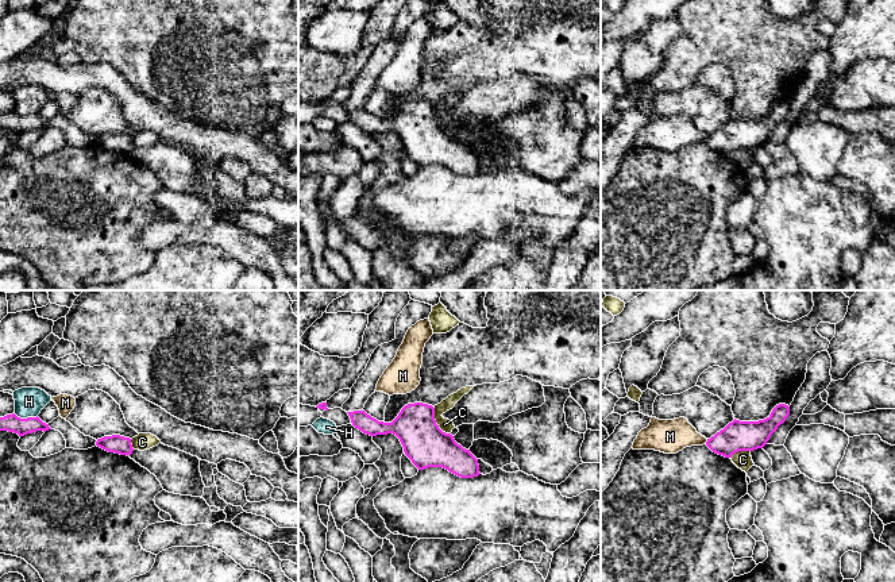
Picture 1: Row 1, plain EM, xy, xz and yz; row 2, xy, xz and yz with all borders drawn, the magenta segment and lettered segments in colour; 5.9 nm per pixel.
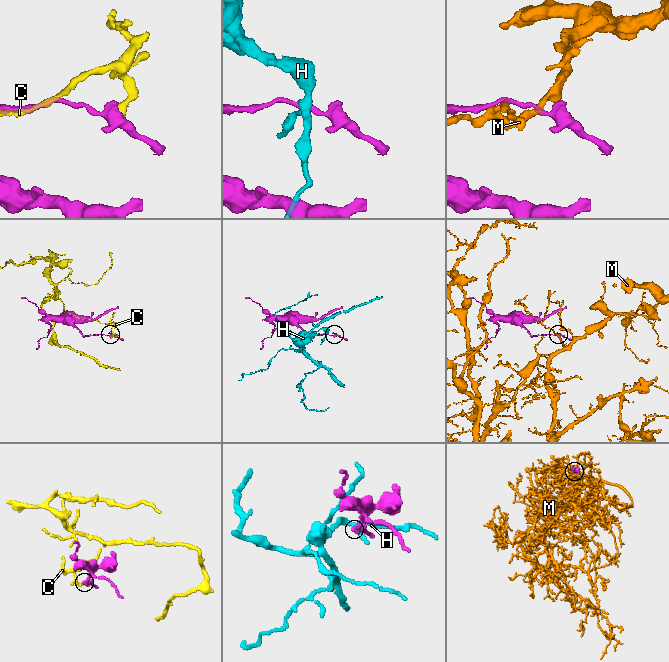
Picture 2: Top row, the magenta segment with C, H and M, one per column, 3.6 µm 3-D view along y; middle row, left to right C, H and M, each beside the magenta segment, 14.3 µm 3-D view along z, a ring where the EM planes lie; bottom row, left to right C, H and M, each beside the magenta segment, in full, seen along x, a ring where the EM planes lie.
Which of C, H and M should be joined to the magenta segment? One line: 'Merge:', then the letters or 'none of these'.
Merge: none of these

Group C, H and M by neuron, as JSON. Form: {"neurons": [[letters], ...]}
{"neurons": [["C"], ["H"], ["M"]]}

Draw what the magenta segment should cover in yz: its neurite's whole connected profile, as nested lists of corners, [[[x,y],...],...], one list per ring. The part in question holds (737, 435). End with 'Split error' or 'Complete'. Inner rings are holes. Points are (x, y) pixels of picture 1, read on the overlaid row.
[[[776,405],[771,415],[759,421],[733,420],[724,429],[707,439],[706,446],[715,454],[732,458],[738,451],[753,451],[763,448],[771,435],[790,415],[790,406]]]. Complete

